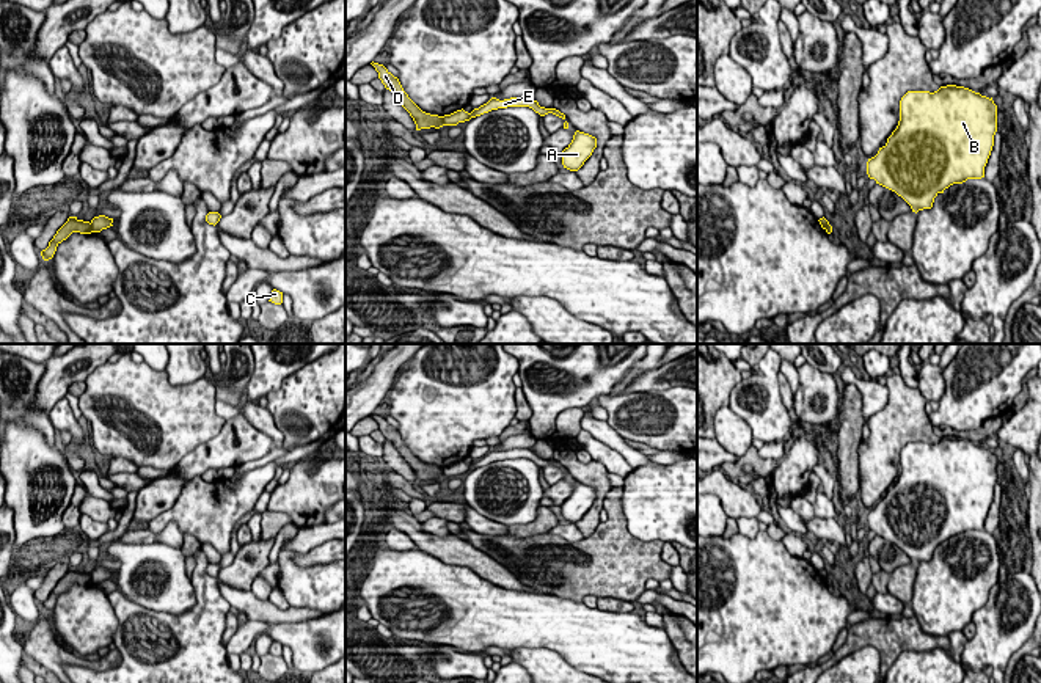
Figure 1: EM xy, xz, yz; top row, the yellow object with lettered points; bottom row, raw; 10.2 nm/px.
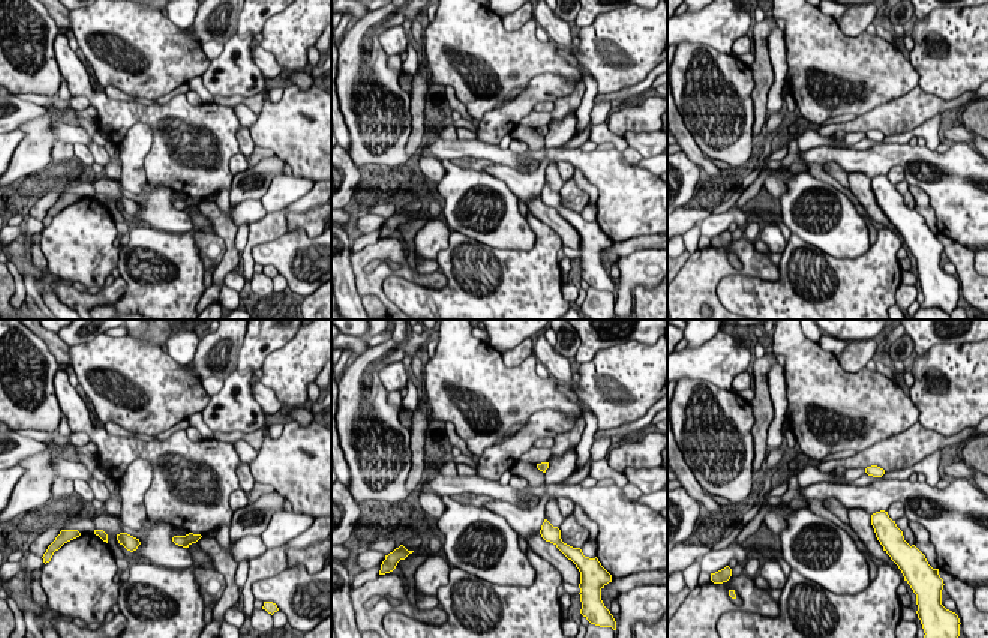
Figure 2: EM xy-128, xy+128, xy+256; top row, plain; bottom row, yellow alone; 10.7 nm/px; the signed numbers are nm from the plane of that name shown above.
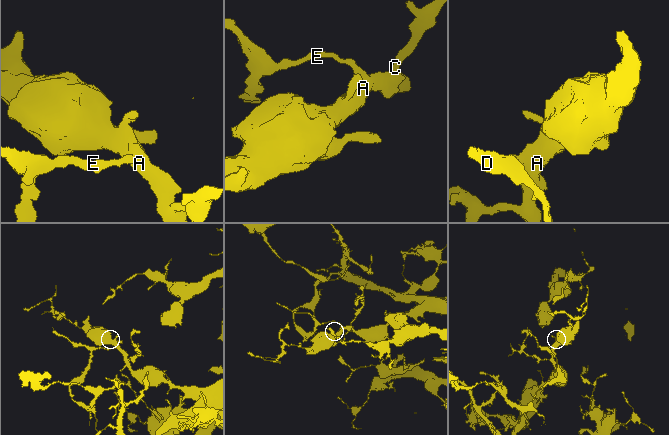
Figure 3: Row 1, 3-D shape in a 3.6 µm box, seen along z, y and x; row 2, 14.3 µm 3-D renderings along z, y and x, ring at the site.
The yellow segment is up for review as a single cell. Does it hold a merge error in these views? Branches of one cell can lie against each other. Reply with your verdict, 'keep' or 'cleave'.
cleave

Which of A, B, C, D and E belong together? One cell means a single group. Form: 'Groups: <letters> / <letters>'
Groups: A B C E / D

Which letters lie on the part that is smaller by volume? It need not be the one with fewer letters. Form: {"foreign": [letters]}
{"foreign": ["D"]}

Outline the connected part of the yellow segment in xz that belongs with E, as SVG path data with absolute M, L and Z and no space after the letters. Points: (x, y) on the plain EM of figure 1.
M491 449L487 455L480 457L479 460L474 460L471 465L468 465L462 460L462 462L457 462L451 466L444 466L443 474L444 474L444 477L457 477L458 474L469 473L471 469L480 468L480 466L488 465L491 462L507 460L507 458L529 458L535 465L539 465L540 468L553 465L565 473L564 465L561 465L556 460L540 458L539 454L531 449L510 449L510 451L504 451L504 452Z

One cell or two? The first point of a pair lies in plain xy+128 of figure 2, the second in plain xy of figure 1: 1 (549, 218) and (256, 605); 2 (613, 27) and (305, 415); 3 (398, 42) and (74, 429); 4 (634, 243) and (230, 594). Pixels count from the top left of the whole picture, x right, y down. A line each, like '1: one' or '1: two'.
1: one
2: one
3: one
4: one

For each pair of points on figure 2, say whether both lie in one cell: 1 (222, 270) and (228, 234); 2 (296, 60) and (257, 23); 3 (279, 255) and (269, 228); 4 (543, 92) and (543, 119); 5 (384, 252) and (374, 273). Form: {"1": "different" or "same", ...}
{"1": "same", "2": "different", "3": "different", "4": "different", "5": "same"}

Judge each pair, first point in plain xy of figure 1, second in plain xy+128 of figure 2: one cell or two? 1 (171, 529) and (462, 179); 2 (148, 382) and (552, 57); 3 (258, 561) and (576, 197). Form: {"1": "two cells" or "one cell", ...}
{"1": "two cells", "2": "one cell", "3": "one cell"}

